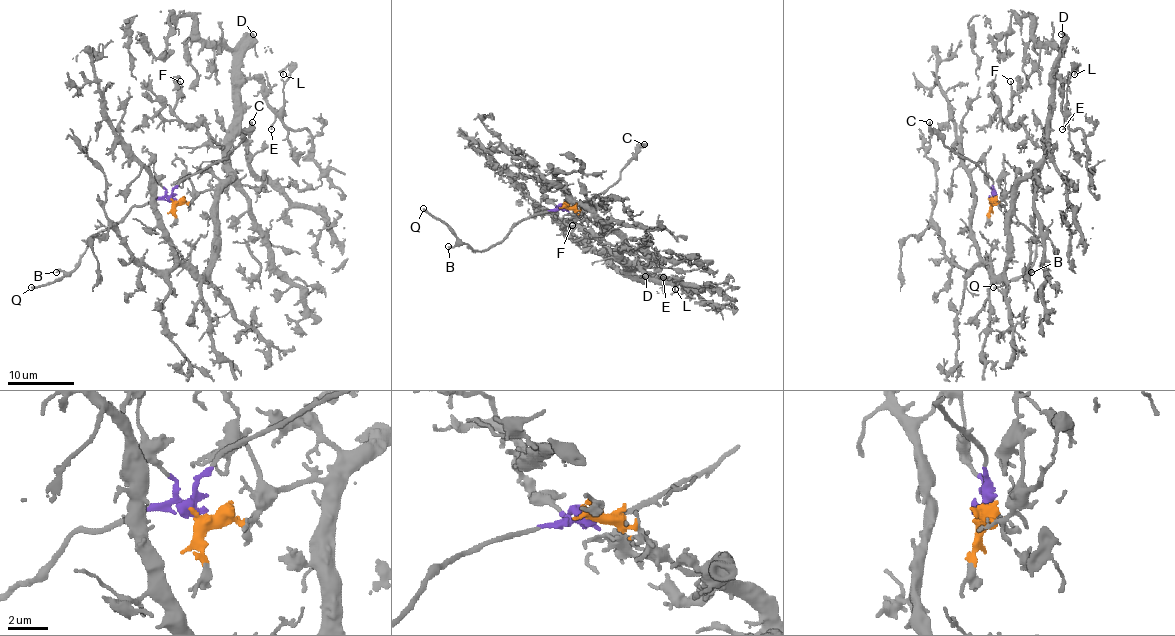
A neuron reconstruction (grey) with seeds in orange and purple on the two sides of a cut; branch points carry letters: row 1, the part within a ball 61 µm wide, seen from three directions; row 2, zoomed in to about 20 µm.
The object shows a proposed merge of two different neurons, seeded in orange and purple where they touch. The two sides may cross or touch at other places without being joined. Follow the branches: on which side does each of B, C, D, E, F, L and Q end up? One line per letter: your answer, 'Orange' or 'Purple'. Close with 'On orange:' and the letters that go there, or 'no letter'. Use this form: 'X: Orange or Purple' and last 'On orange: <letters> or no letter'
B: Purple
C: Purple
D: Orange
E: Orange
F: Orange
L: Orange
Q: Purple
On orange: D, E, F, L

